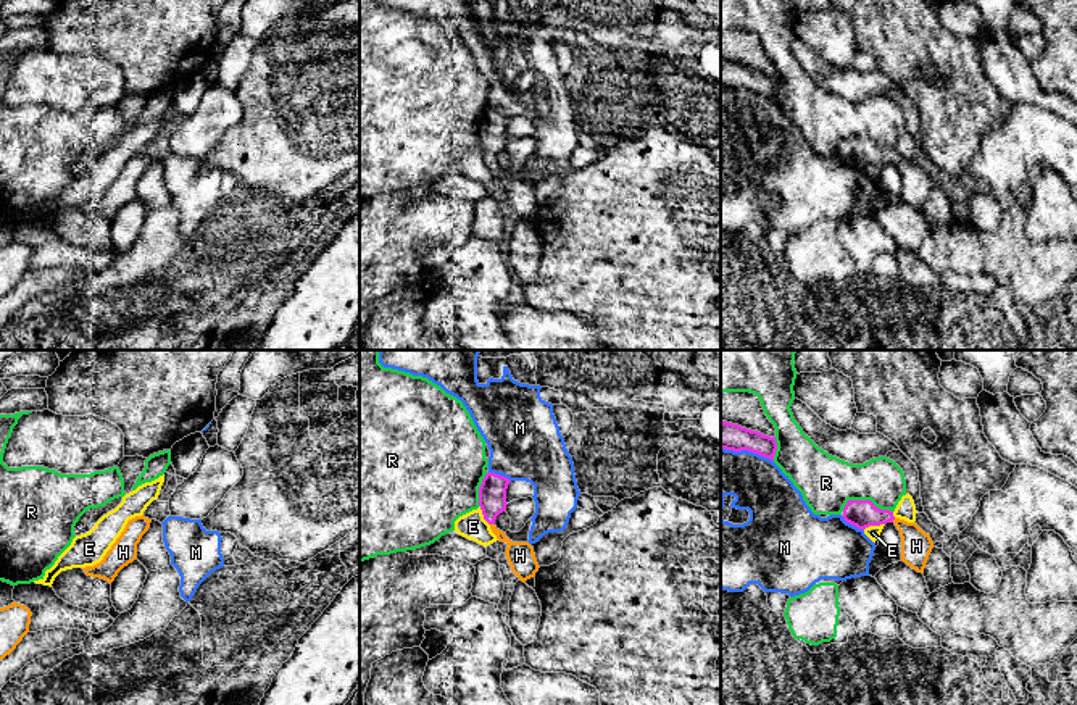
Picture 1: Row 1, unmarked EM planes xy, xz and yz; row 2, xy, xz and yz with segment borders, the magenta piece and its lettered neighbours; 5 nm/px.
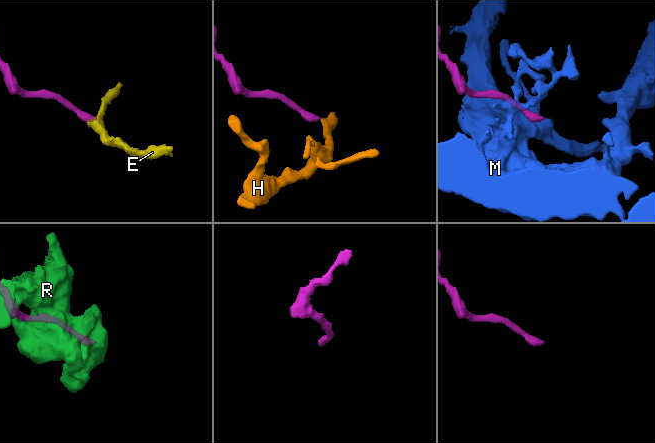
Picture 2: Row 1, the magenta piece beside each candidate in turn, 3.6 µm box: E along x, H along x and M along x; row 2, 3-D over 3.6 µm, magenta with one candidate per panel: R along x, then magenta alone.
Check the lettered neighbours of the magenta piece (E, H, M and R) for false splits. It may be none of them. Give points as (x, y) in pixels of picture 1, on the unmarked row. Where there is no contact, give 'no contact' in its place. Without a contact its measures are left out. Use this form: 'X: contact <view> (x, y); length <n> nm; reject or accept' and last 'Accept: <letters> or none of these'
E: contact yz (873, 163); length 120 nm; reject
H: contact xz (492, 162); length 30 nm; accept
M: contact yz (747, 87); length 280 nm; reject
R: contact yz (866, 139); length 260 nm; reject
Accept: H

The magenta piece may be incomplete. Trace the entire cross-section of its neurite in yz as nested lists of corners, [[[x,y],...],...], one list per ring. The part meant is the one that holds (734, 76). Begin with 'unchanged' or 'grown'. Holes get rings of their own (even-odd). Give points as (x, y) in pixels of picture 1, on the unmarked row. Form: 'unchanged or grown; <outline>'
unchanged; [[[722,60],[721,87],[734,90],[748,89],[774,100],[777,81],[776,76]]]

